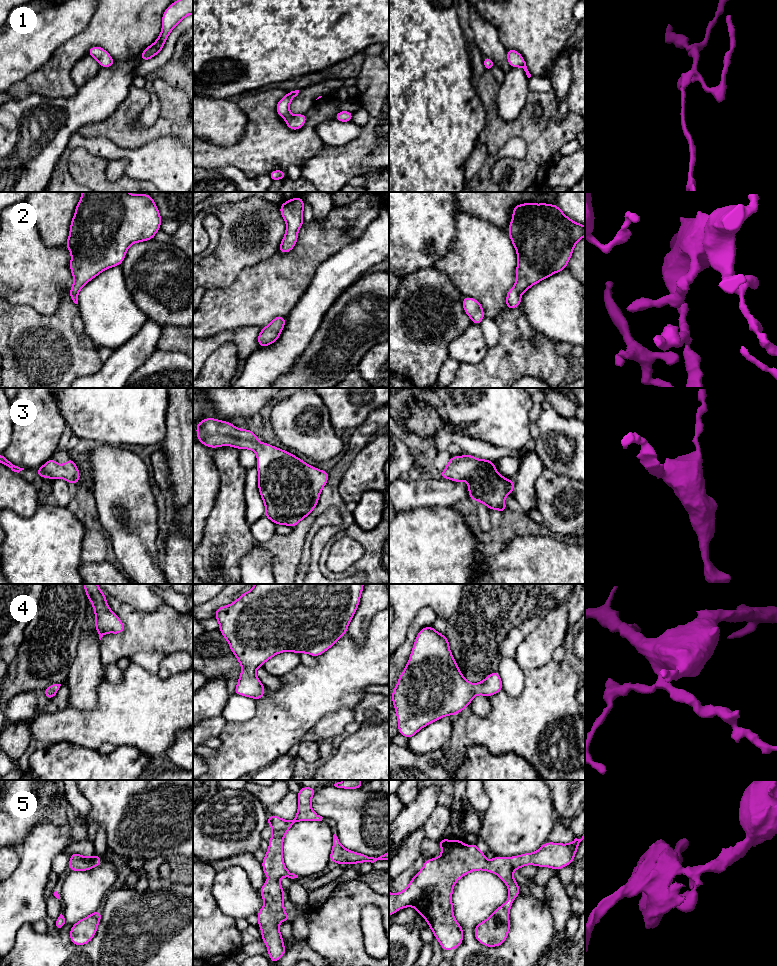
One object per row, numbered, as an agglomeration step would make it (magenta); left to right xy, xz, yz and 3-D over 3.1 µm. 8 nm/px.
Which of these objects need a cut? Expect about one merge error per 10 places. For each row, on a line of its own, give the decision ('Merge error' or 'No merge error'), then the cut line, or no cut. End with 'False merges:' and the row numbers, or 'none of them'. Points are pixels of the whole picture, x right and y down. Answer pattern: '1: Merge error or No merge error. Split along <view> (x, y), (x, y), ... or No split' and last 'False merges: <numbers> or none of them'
1: No merge error. No split
2: No merge error. No split
3: No merge error. No split
4: No merge error. No split
5: No merge error. No split
False merges: none of them

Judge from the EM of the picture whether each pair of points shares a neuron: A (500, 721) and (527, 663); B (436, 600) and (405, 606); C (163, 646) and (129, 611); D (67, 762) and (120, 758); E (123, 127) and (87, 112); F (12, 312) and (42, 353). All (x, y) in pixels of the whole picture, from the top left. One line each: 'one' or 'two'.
A: two
B: one
C: one
D: one
E: two
F: one

